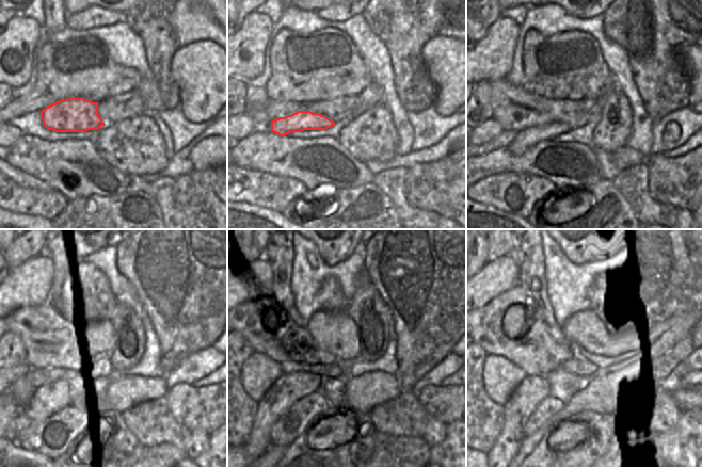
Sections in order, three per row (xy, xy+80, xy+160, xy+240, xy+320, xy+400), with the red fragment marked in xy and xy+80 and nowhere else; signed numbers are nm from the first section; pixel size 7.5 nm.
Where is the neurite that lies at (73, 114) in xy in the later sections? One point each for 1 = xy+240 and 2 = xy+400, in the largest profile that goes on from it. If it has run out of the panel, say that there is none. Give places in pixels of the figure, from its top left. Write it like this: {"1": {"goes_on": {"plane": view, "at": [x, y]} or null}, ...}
{"1": {"goes_on": {"plane": "xy+240", "at": [51, 388]}}, "2": {"goes_on": {"plane": "xy+400", "at": [528, 393]}}}

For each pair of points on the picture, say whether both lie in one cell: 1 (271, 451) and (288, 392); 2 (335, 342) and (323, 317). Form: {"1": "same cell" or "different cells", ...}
{"1": "different cells", "2": "same cell"}

